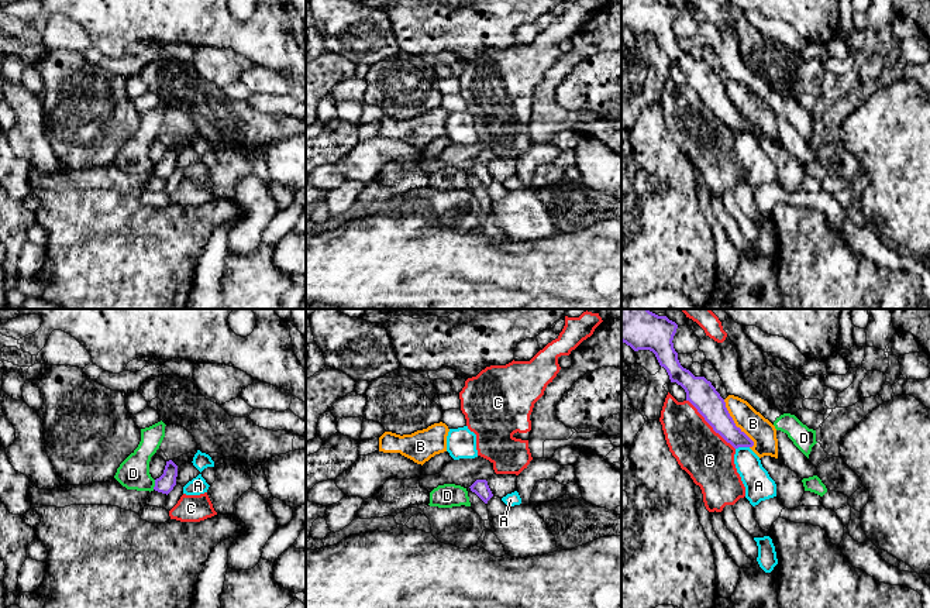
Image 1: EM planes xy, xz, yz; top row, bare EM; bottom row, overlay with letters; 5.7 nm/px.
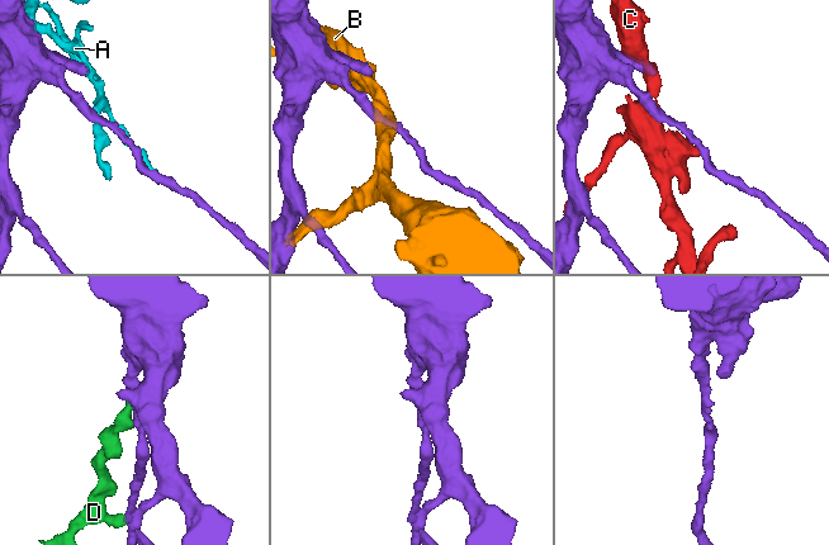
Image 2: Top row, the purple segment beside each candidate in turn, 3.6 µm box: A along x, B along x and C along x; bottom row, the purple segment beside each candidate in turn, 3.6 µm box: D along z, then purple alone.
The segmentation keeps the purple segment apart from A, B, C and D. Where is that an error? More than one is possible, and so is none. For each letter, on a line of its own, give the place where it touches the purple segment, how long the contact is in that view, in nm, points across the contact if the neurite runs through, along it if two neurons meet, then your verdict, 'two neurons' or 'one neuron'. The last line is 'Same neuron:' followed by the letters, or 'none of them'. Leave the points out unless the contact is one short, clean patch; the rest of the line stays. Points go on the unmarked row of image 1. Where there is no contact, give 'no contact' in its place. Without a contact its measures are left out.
A: contact yz (741, 130); length 80 nm; two neurons
B: contact yz (734, 107); length 320 nm; two neurons
C: contact yz (709, 107); length 400 nm; two neurons
D: contact xy (155, 168); length 60 nm; border xy (155, 164), (152, 172); two neurons
Same neuron: none of them

